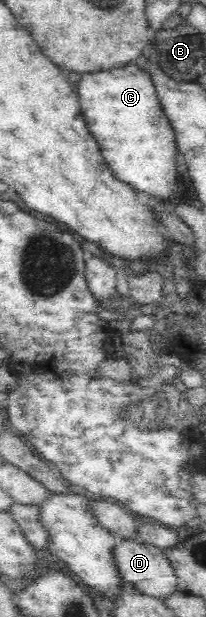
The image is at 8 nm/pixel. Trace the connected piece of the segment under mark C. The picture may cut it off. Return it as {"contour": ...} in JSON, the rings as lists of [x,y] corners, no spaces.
{"contour":[[[132,62],[121,67],[79,74],[80,78],[76,82],[74,92],[80,100],[80,108],[82,108],[82,116],[86,120],[86,126],[88,126],[90,134],[94,136],[94,140],[98,142],[100,152],[104,156],[104,162],[108,164],[112,174],[118,180],[126,182],[143,197],[152,196],[159,200],[168,201],[179,188],[178,172],[175,165],[177,140],[174,129],[162,110],[149,70]]]}

